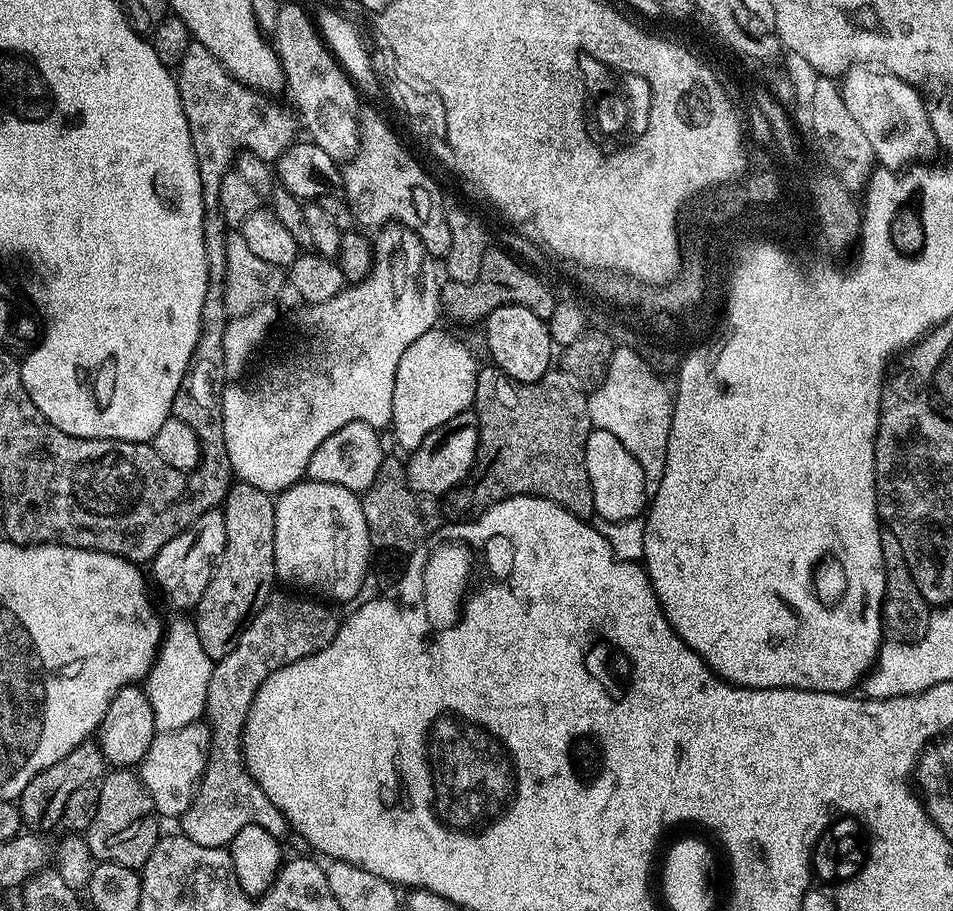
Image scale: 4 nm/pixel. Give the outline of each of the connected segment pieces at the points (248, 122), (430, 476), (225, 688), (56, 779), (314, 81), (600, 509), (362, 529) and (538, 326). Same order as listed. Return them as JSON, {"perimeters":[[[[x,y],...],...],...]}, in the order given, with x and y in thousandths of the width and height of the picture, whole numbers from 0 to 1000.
{"perimeters":[[[[204,46],[198,50],[195,55],[195,64],[191,64],[183,82],[191,108],[195,134],[199,138],[199,151],[208,178],[208,191],[212,195],[212,222],[214,223],[214,265],[216,266],[216,288],[218,289],[218,317],[216,318],[216,332],[212,336],[210,370],[204,380],[206,408],[235,408],[233,371],[241,350],[235,330],[235,297],[237,296],[237,261],[241,250],[235,245],[235,238],[231,235],[231,223],[229,222],[231,201],[253,165],[271,169],[276,176],[282,178],[291,176],[304,159],[312,157],[313,132],[305,117],[299,116],[297,119],[296,115],[289,114],[285,111],[289,109],[282,108],[278,102],[271,101],[268,97],[262,97],[246,87],[237,77],[237,72],[233,72],[233,68],[229,68],[229,64],[225,64],[225,59],[220,59],[220,55],[216,55],[216,50],[211,48]]],[[[492,450],[476,456],[470,463],[451,476],[447,476],[446,483],[430,496],[426,505],[428,531],[435,540],[445,540],[449,544],[465,546],[466,541],[480,536],[491,524],[491,517],[499,508],[499,495],[502,494],[502,459],[498,451]]],[[[286,652],[271,670],[262,687],[250,700],[250,709],[237,718],[237,722],[226,726],[220,740],[220,757],[216,757],[216,794],[222,801],[222,819],[218,823],[218,840],[214,852],[206,864],[206,874],[199,885],[187,897],[188,912],[197,918],[208,929],[233,931],[242,928],[243,921],[254,911],[254,907],[275,907],[279,915],[298,920],[304,913],[302,900],[275,872],[275,863],[256,840],[256,798],[267,771],[267,762],[288,735],[304,727],[313,727],[348,706],[355,688],[352,676],[339,662],[327,656],[316,656],[311,652],[293,654]]],[[[93,810],[84,816],[81,821],[73,823],[69,832],[57,836],[48,845],[36,850],[31,858],[27,858],[27,867],[23,867],[19,875],[21,899],[24,908],[30,913],[50,915],[55,908],[62,906],[66,898],[66,889],[73,872],[86,864],[100,862],[110,851],[111,835],[109,825],[100,811]]],[[[295,3],[291,11],[288,52],[298,78],[300,105],[306,109],[305,117],[318,144],[319,141],[323,144],[322,153],[338,160],[338,165],[354,178],[368,176],[378,164],[378,128],[374,119],[376,98],[340,48],[325,13],[311,4]]],[[[622,470],[615,481],[615,520],[623,542],[624,565],[632,571],[653,573],[672,566],[681,552],[681,541],[676,538],[676,517],[672,508],[640,476],[640,472]]],[[[320,525],[293,541],[289,550],[288,621],[291,638],[327,656],[373,660],[387,636],[388,616],[392,610],[388,582],[384,582],[384,564],[380,564],[378,554],[379,546],[361,533]]],[[[542,334],[523,336],[507,352],[508,373],[512,377],[512,386],[516,390],[515,398],[525,404],[544,419],[565,419],[577,407],[581,400],[581,379],[575,357],[560,340]]]]}

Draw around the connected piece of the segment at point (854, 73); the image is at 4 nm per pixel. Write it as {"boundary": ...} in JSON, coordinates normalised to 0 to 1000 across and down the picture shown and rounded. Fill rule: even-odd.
{"boundary":[[[895,72],[884,85],[884,100],[886,111],[892,120],[892,126],[900,133],[900,139],[913,151],[913,160],[918,179],[924,184],[944,187],[954,179],[953,176],[953,135],[956,132],[973,133],[974,119],[964,105],[962,93],[953,92],[946,86],[924,77],[919,72]]]}

